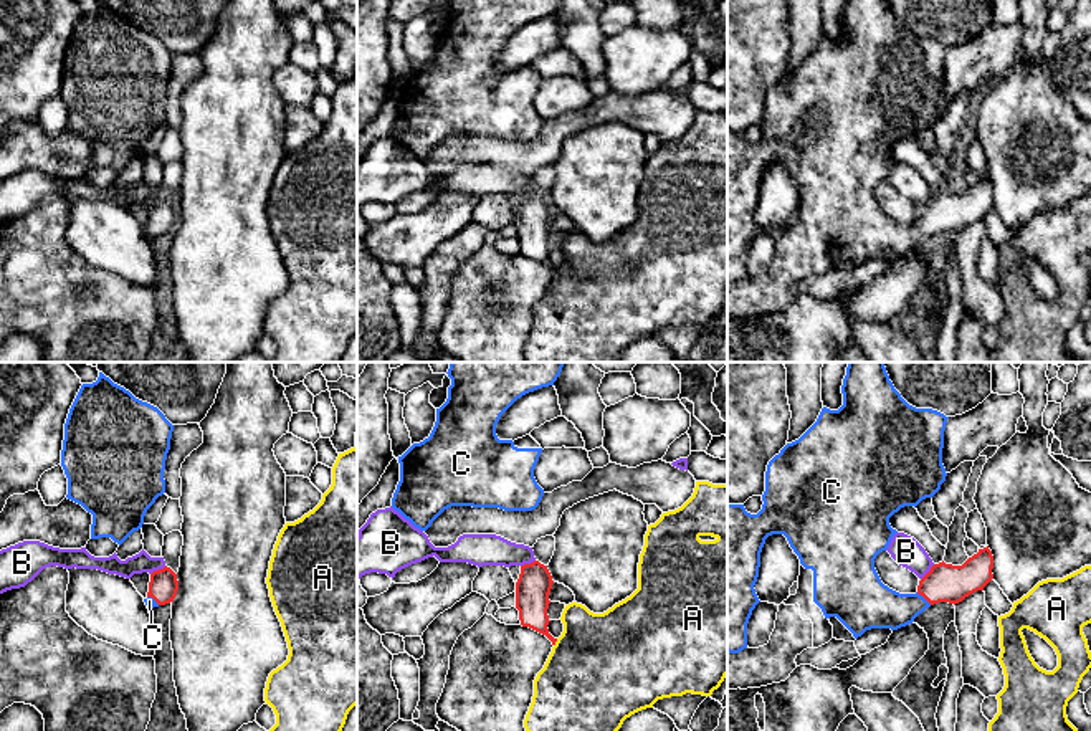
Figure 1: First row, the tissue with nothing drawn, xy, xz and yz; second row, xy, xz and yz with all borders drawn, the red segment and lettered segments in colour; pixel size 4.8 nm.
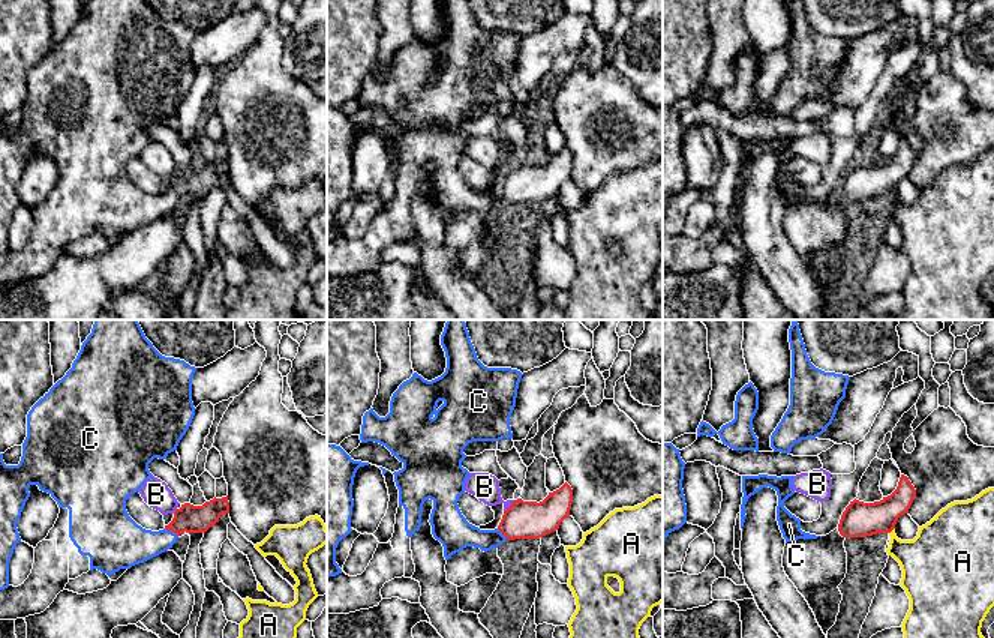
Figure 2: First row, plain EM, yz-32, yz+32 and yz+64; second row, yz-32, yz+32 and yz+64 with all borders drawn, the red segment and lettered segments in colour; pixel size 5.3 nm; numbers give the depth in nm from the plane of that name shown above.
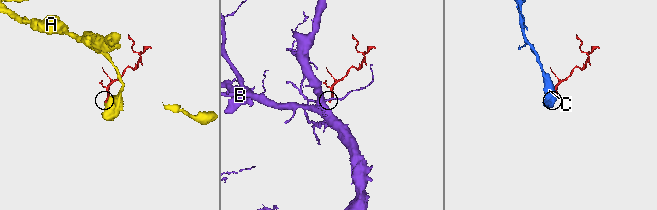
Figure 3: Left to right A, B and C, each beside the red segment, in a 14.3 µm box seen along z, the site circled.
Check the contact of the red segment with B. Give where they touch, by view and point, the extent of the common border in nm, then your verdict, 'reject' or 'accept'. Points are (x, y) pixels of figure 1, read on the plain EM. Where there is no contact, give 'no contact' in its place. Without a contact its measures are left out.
meets red in xy at (159, 199); contact 90 nm long; reject

